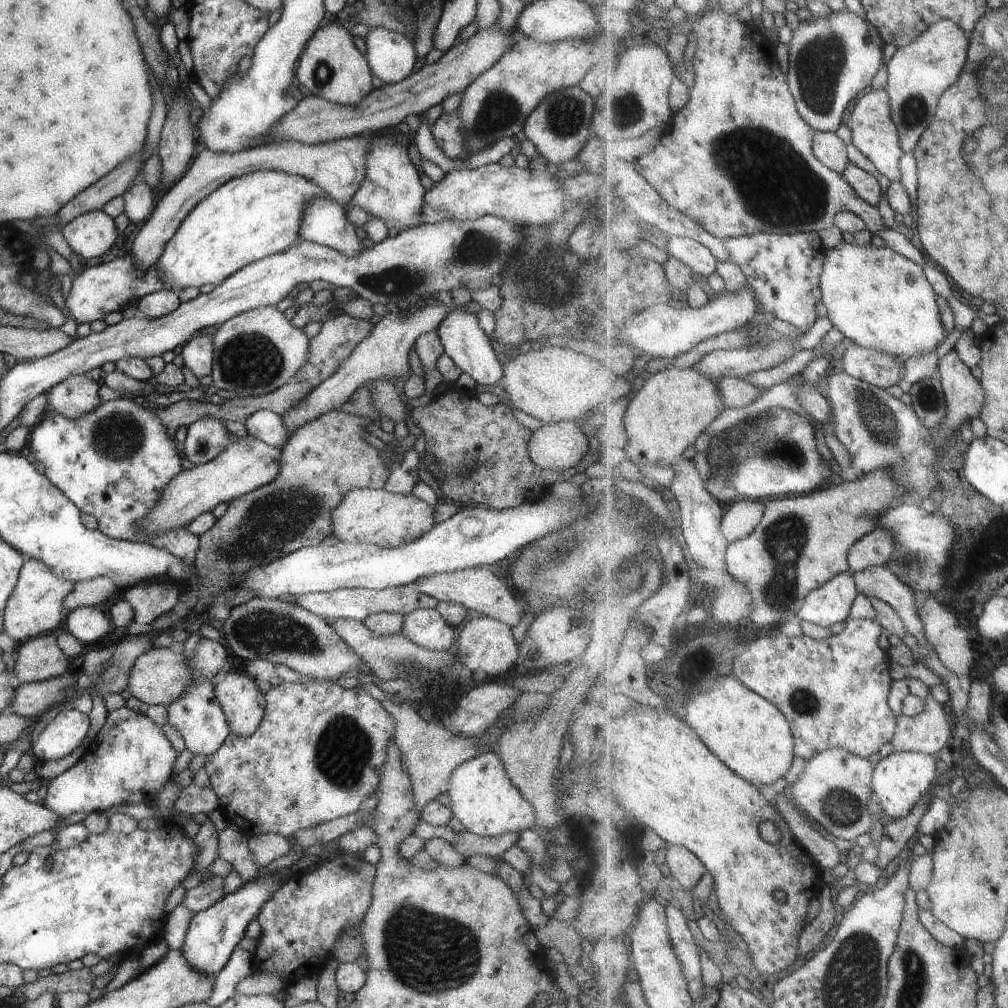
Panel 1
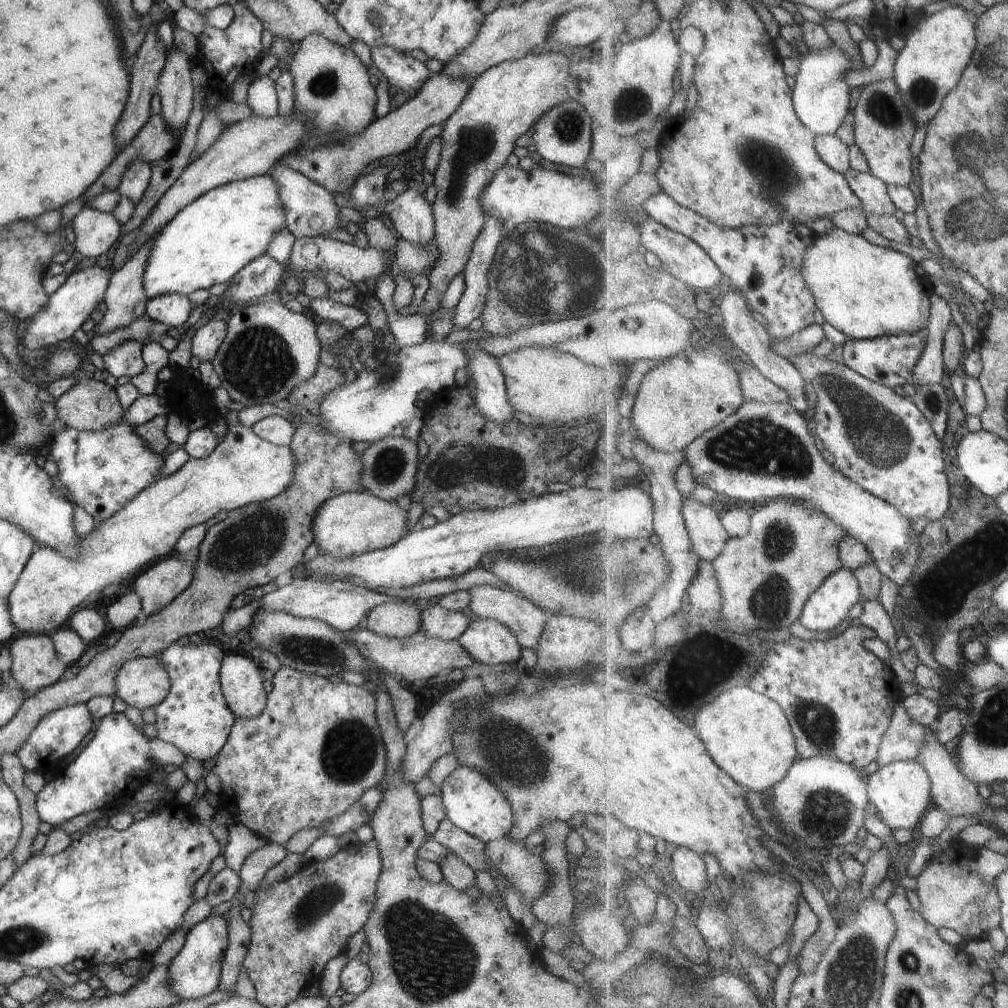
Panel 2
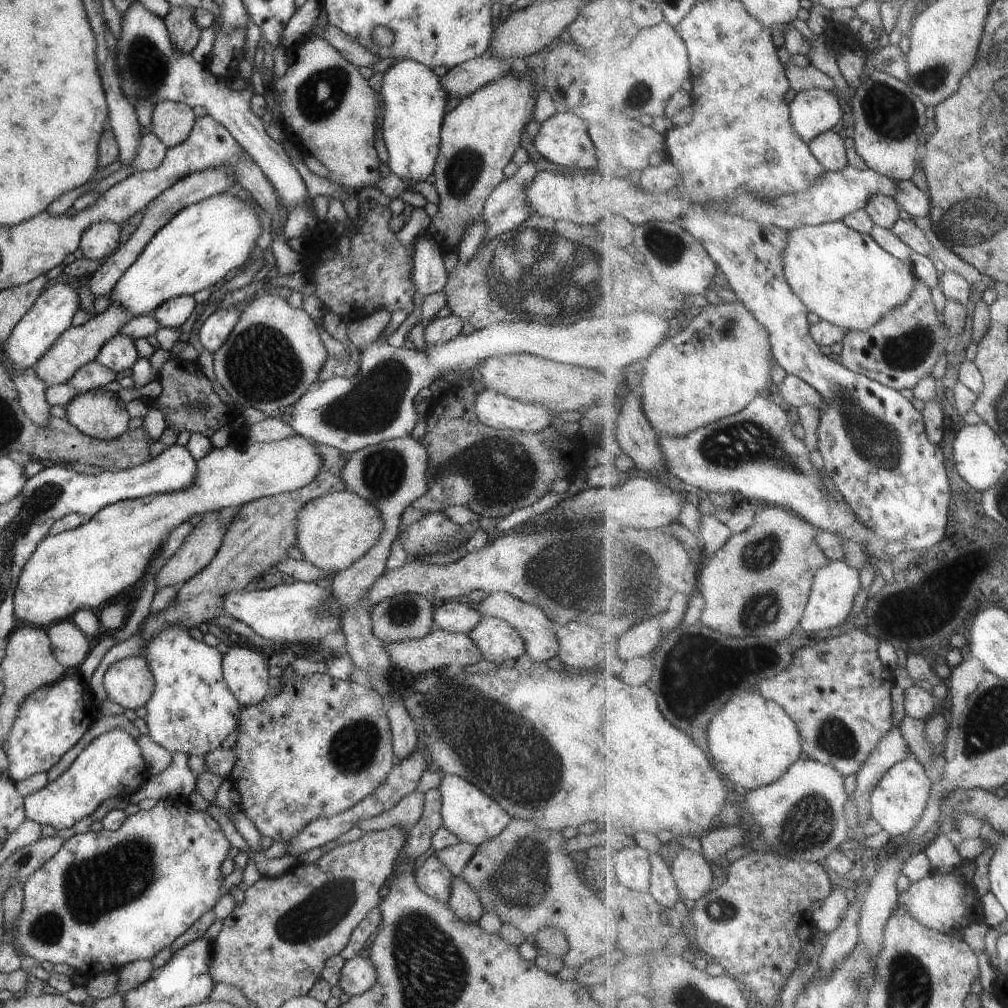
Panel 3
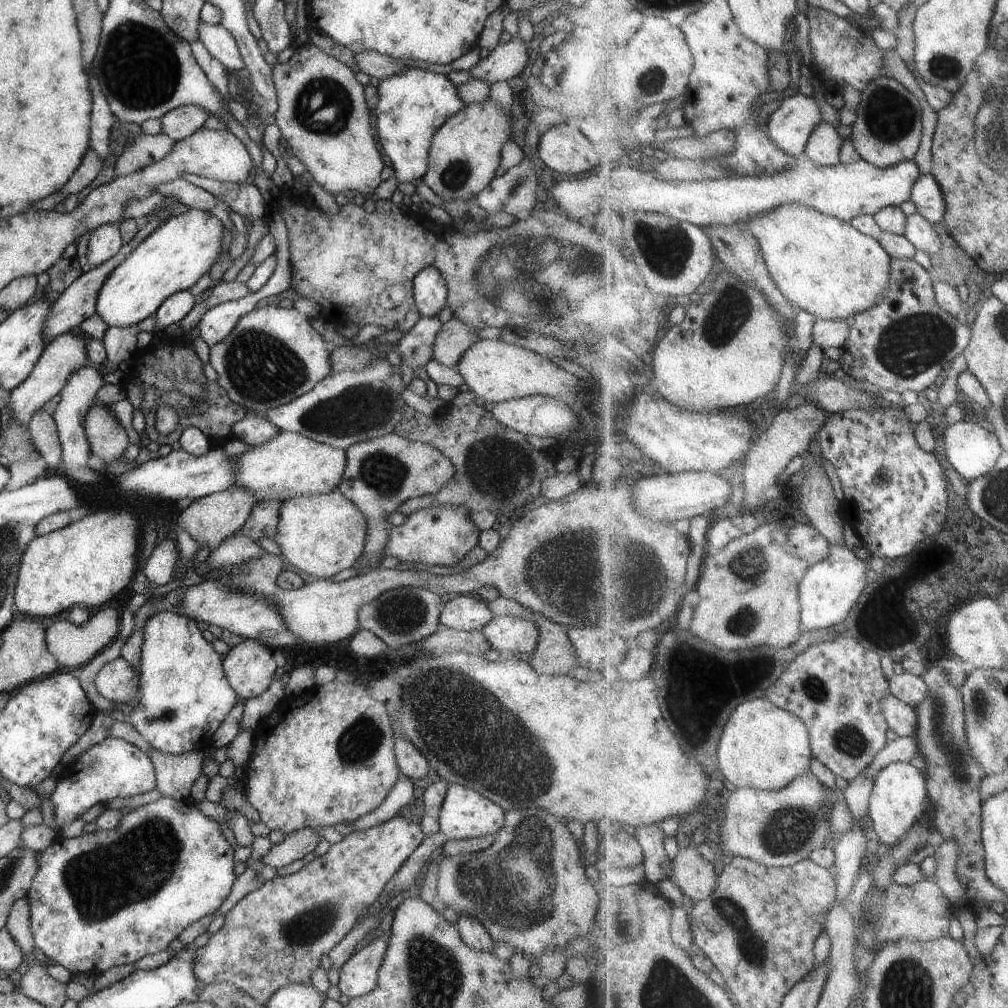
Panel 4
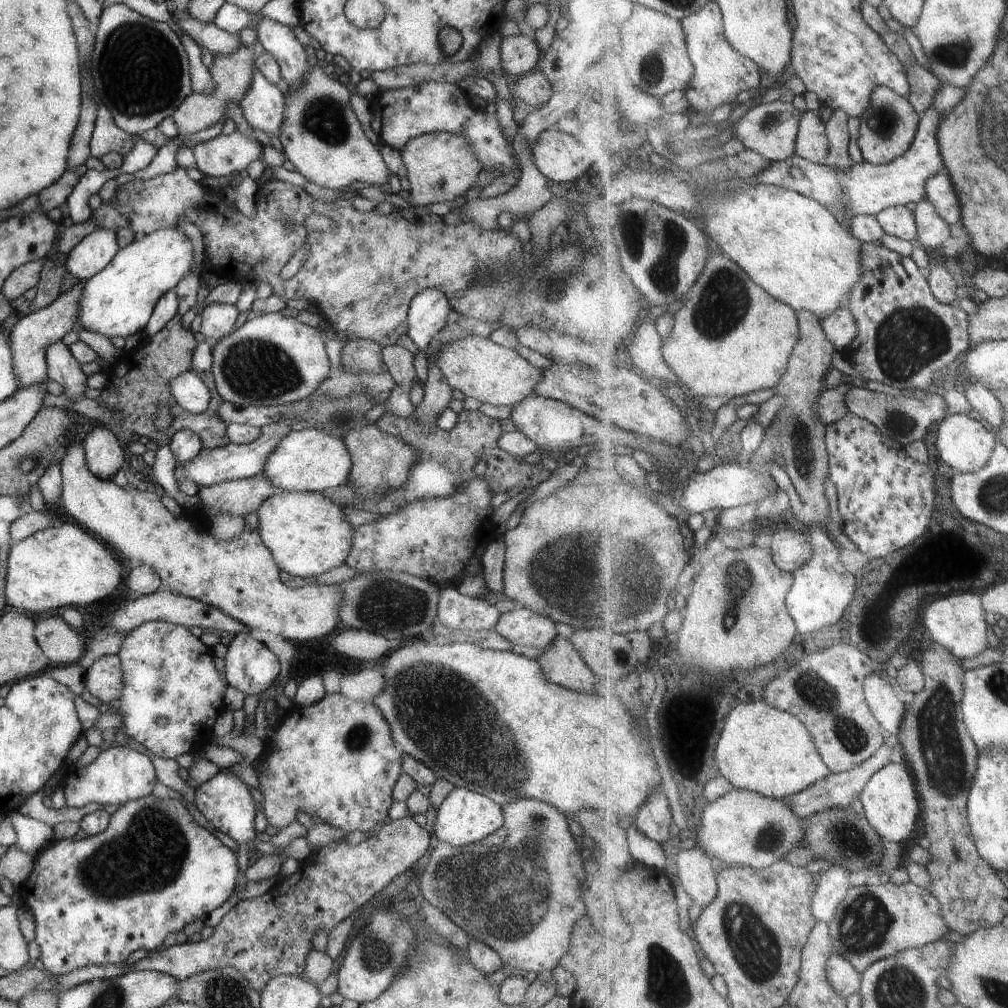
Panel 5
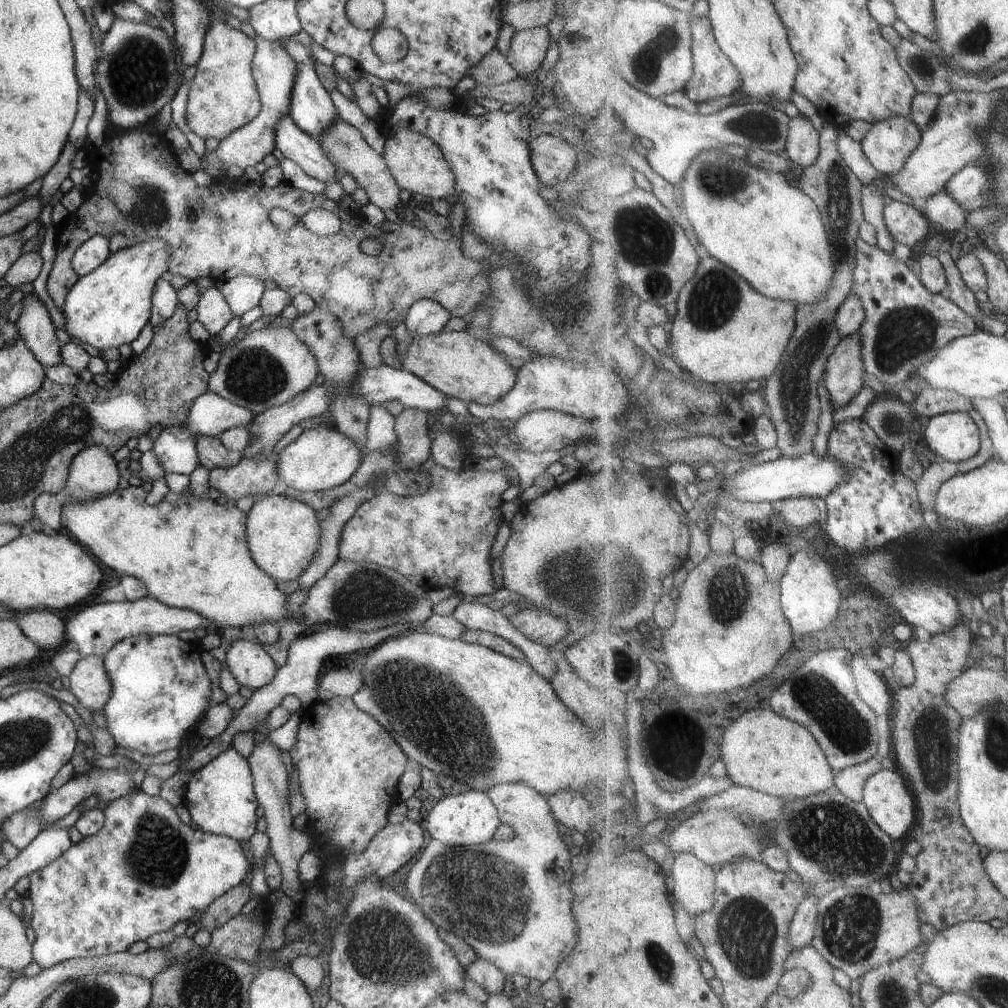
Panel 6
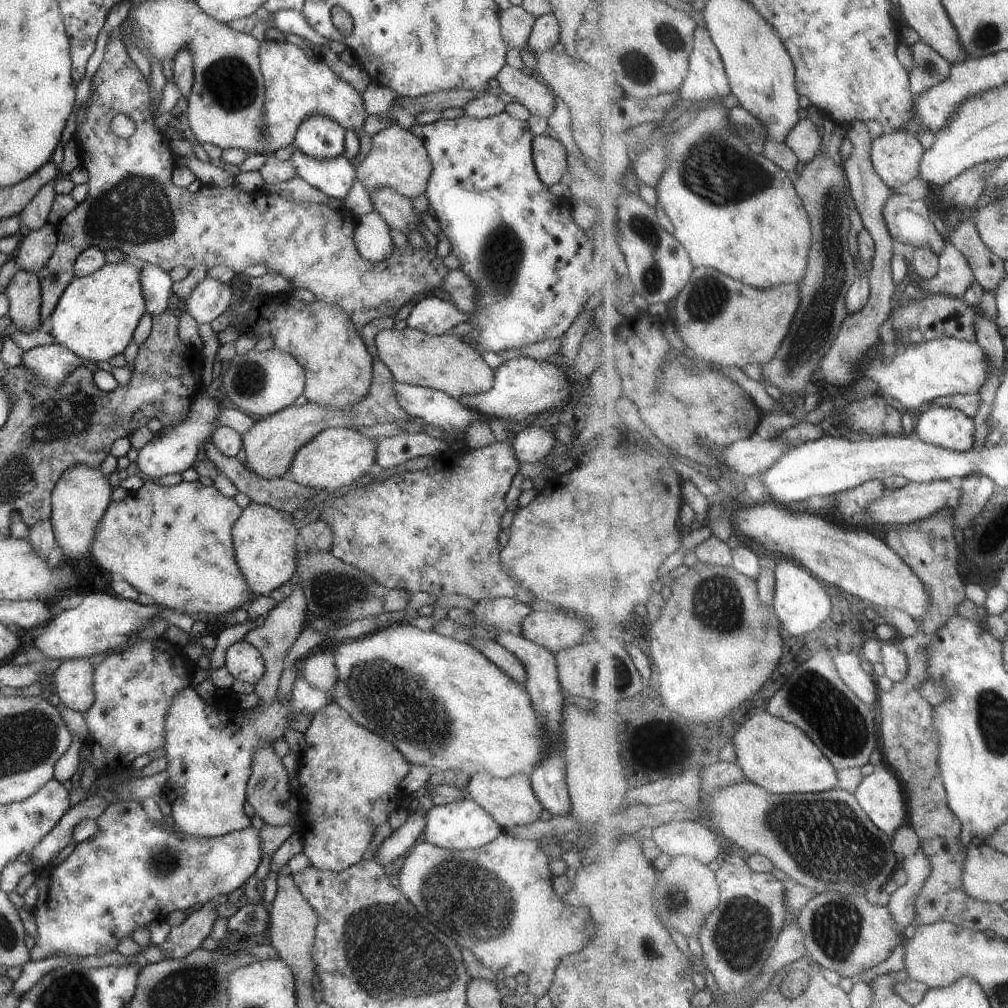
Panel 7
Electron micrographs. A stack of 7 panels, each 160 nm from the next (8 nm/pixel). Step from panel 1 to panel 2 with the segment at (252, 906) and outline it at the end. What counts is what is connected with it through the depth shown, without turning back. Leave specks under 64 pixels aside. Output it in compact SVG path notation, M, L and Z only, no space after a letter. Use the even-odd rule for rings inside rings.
M209 915L194 924L184 936L181 950L168 962L168 985L181 1000L205 996L218 986L220 966L227 948L227 923L223 915Z

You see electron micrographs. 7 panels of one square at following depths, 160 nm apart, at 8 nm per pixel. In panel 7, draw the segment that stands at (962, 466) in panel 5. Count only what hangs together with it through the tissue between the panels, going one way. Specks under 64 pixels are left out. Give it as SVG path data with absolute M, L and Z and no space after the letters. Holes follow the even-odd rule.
M931 404L930 409L920 414L914 434L926 443L945 447L952 451L966 453L974 448L976 422L973 422L973 419L969 418L969 415L965 414L965 411Z

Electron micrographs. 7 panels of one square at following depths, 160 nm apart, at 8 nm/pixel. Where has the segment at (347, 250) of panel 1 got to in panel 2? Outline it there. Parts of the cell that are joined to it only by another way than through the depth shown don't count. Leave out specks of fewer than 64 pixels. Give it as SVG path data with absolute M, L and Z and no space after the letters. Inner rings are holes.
M277 162L269 171L270 177L278 186L278 197L284 210L285 224L287 230L297 237L322 237L331 230L345 228L338 223L338 212L340 207L334 201L333 194L326 188L311 182L306 176L284 167Z

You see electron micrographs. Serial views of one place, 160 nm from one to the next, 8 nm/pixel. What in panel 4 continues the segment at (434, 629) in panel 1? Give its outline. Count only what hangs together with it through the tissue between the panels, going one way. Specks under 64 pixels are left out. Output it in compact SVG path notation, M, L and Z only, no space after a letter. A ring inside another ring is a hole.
M476 594L457 595L441 604L437 623L456 631L479 631L491 617L486 603Z

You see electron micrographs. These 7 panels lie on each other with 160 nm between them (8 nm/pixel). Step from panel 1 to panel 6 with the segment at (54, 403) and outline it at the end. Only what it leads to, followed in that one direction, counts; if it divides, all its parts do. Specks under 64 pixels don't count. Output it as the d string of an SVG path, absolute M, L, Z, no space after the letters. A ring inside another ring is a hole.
M91 445L81 449L73 458L68 470L68 475L62 490L57 494L61 504L69 499L88 501L89 499L101 498L117 488L119 474L117 463L104 446Z

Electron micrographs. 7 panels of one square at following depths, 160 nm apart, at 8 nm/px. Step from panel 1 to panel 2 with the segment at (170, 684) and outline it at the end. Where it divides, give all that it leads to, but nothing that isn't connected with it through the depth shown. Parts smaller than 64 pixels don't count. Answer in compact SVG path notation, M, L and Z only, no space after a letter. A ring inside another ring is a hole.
M135 657L119 667L114 686L115 697L121 698L127 706L143 710L165 698L170 680L157 657Z

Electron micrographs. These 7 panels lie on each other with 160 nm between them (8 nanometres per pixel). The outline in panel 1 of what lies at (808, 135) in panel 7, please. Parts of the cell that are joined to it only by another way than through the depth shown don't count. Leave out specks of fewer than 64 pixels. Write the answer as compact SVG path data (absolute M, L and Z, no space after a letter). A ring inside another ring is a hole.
M816 131L813 146L816 157L841 176L851 164L848 146L835 133Z

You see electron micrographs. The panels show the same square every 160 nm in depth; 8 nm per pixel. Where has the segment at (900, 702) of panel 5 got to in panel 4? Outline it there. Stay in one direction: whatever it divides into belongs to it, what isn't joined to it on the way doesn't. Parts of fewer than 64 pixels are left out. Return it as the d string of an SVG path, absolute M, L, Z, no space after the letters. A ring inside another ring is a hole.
M890 692L883 700L885 718L891 730L899 737L913 737L918 730L918 716L915 707L905 704Z

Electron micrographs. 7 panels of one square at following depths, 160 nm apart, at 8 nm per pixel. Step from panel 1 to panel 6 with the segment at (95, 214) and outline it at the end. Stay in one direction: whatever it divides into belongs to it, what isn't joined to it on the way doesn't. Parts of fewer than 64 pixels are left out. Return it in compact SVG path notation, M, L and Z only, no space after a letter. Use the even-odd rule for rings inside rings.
M102 234L93 235L82 242L72 256L72 269L78 277L89 274L110 255L108 238Z

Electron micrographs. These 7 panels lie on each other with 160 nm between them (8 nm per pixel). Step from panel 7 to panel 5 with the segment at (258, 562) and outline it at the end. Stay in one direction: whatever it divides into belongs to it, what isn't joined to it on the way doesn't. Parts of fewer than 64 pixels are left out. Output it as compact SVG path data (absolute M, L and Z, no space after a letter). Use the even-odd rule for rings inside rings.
M317 491L275 492L267 497L255 512L257 530L279 572L310 580L344 564L352 537L344 511Z

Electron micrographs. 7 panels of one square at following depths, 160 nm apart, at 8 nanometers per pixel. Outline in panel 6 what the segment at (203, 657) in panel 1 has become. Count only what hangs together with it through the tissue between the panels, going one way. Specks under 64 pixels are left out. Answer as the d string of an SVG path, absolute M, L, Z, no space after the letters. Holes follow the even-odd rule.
M147 633L122 638L104 654L110 697L101 712L114 744L152 755L180 746L188 729L209 708L210 682L200 654L195 642Z

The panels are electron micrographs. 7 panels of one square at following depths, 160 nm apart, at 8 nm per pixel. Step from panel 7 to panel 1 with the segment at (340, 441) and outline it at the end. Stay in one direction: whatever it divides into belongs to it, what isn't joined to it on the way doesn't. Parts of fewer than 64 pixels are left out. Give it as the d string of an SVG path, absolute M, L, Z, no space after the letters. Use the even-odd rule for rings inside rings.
M247 434L229 443L216 457L202 465L181 470L161 491L155 506L136 522L146 537L185 526L198 514L211 511L220 502L229 502L258 486L266 485L279 470L280 449ZM25 559L3 610L3 632L18 643L57 629L61 622L63 597L73 588L71 581L57 578L48 566L35 559Z

